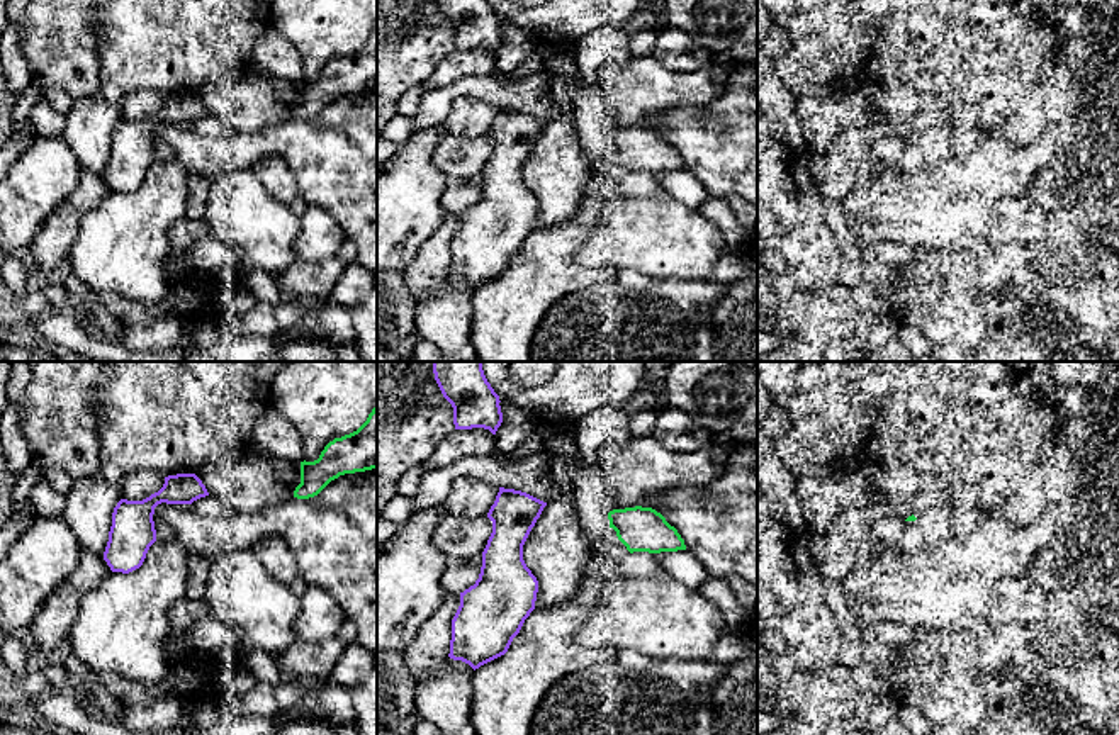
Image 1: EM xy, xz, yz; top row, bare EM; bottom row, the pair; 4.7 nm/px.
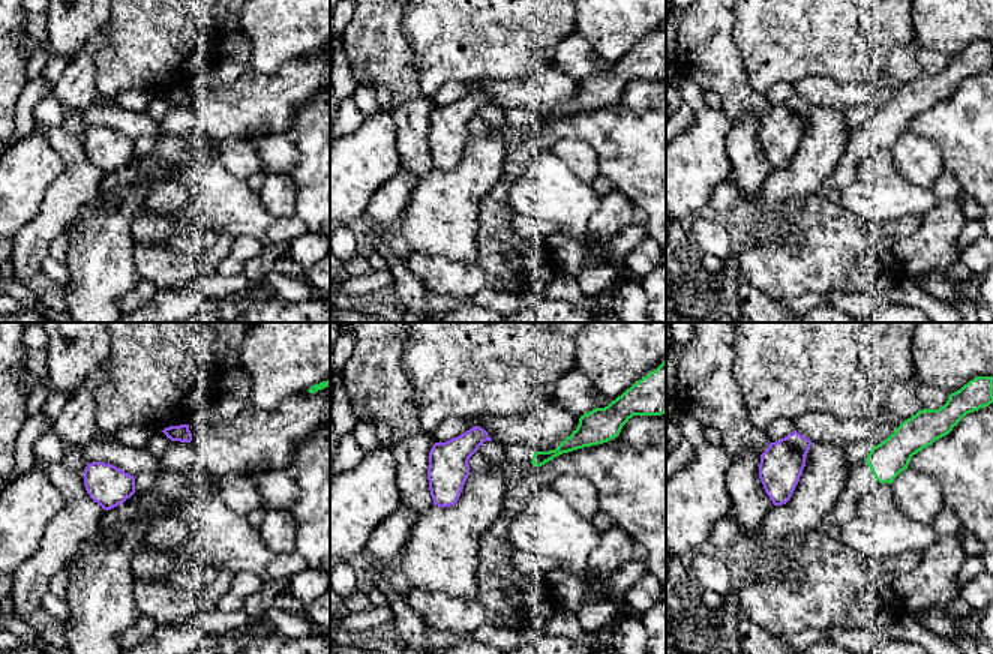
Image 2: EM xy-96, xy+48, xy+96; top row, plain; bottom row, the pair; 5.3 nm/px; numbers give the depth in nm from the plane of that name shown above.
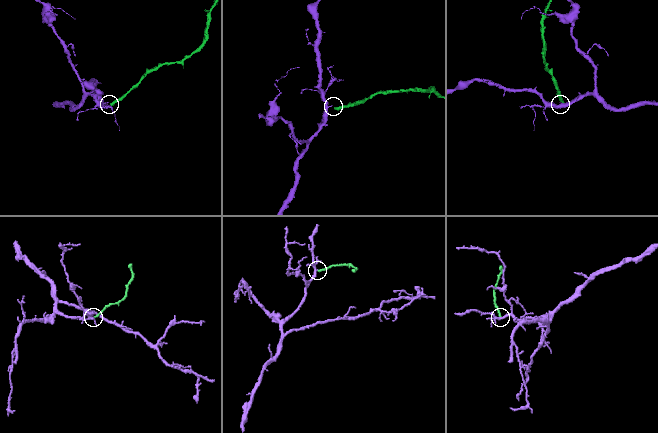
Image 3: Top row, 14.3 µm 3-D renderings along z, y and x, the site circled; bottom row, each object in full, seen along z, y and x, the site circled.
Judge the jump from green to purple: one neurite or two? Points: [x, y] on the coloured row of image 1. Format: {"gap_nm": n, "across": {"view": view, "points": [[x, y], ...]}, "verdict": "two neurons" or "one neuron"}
{"gap_nm": 300, "across": {"view": "xz", "points": [[608, 513], [545, 504]]}, "verdict": "two neurons"}

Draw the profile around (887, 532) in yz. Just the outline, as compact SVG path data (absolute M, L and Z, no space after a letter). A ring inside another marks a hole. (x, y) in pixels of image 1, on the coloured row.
M885 516L873 521L873 545L880 557L898 555L898 541L905 528L905 519Z

